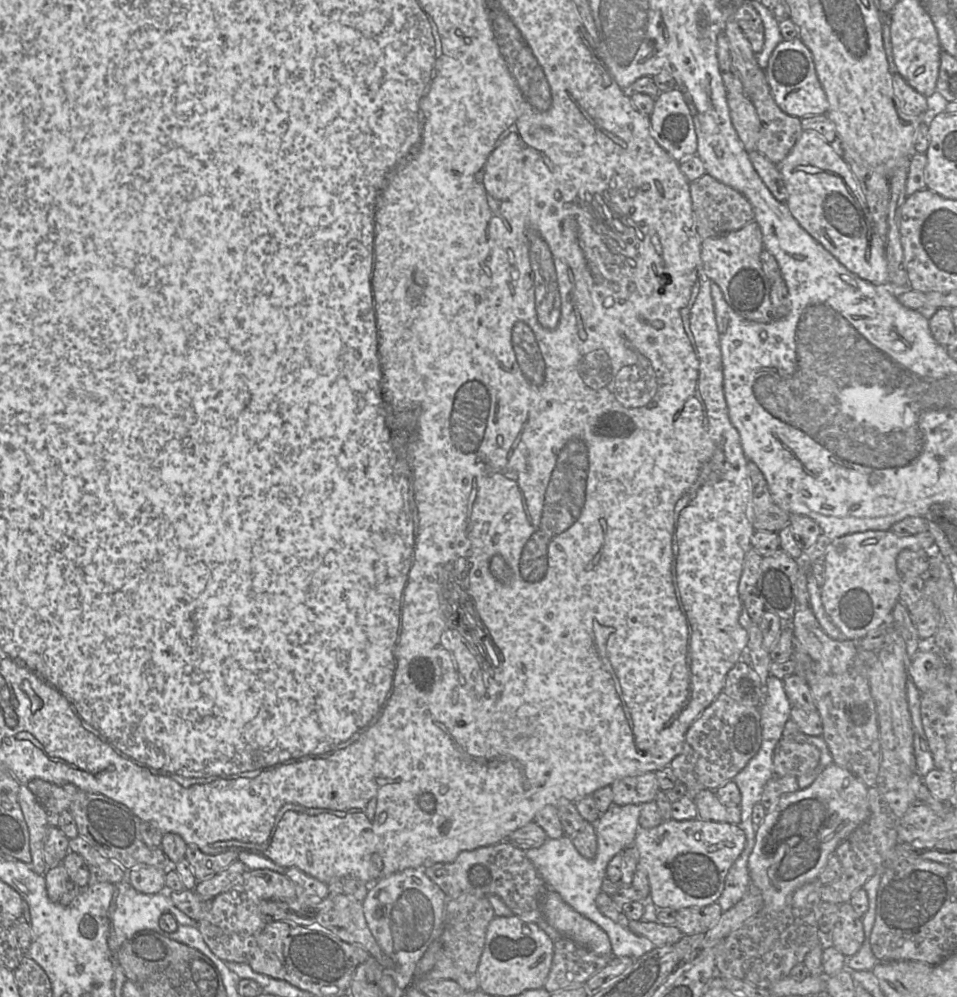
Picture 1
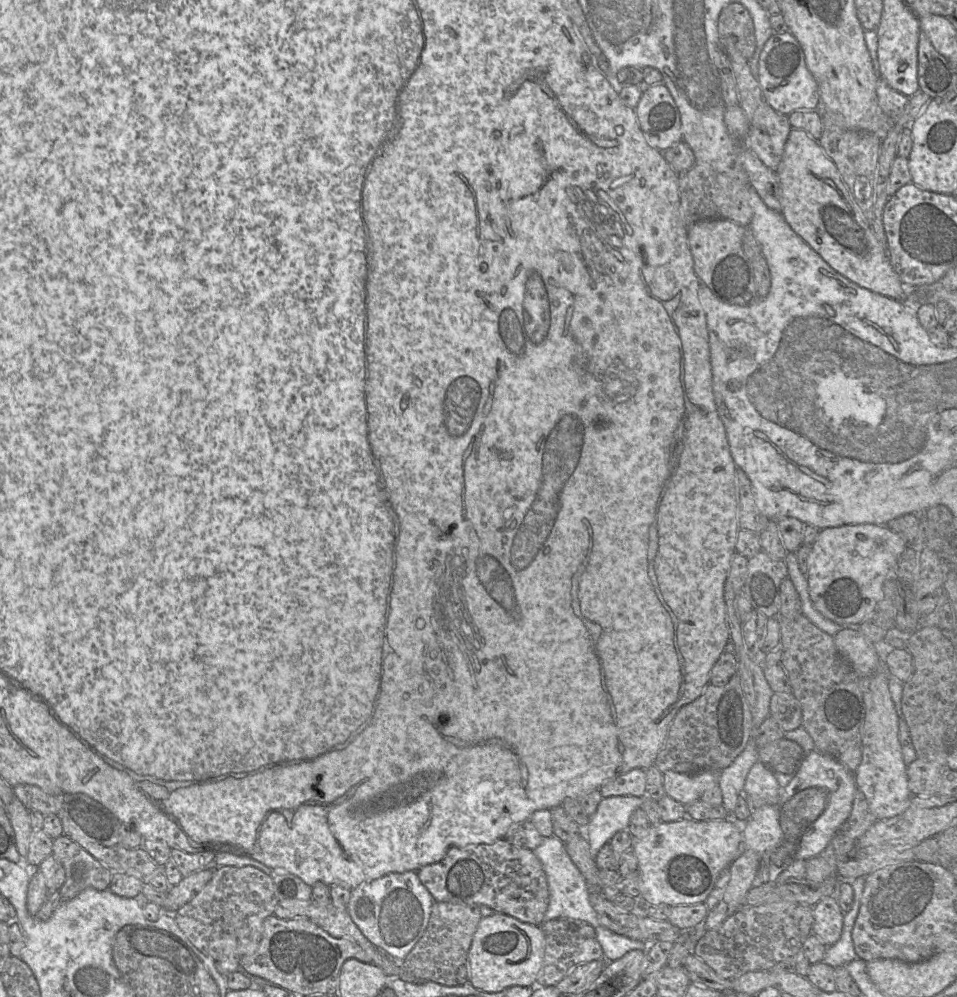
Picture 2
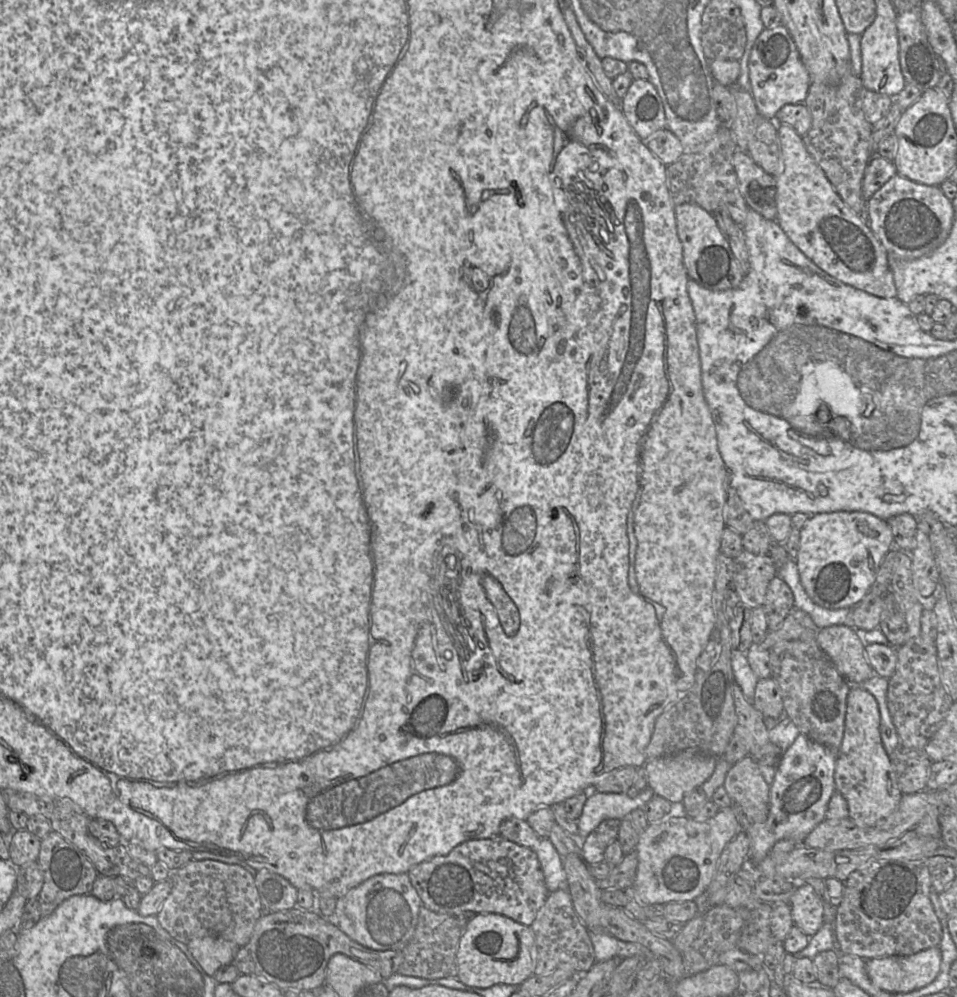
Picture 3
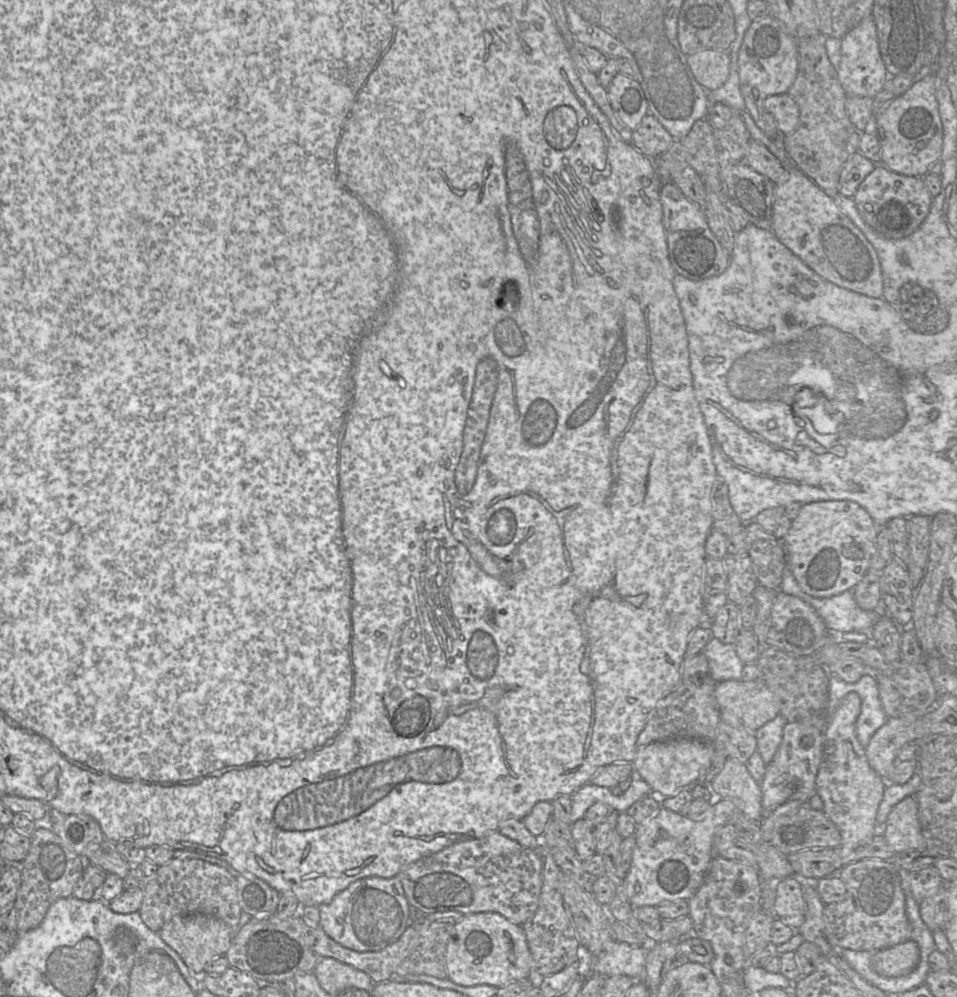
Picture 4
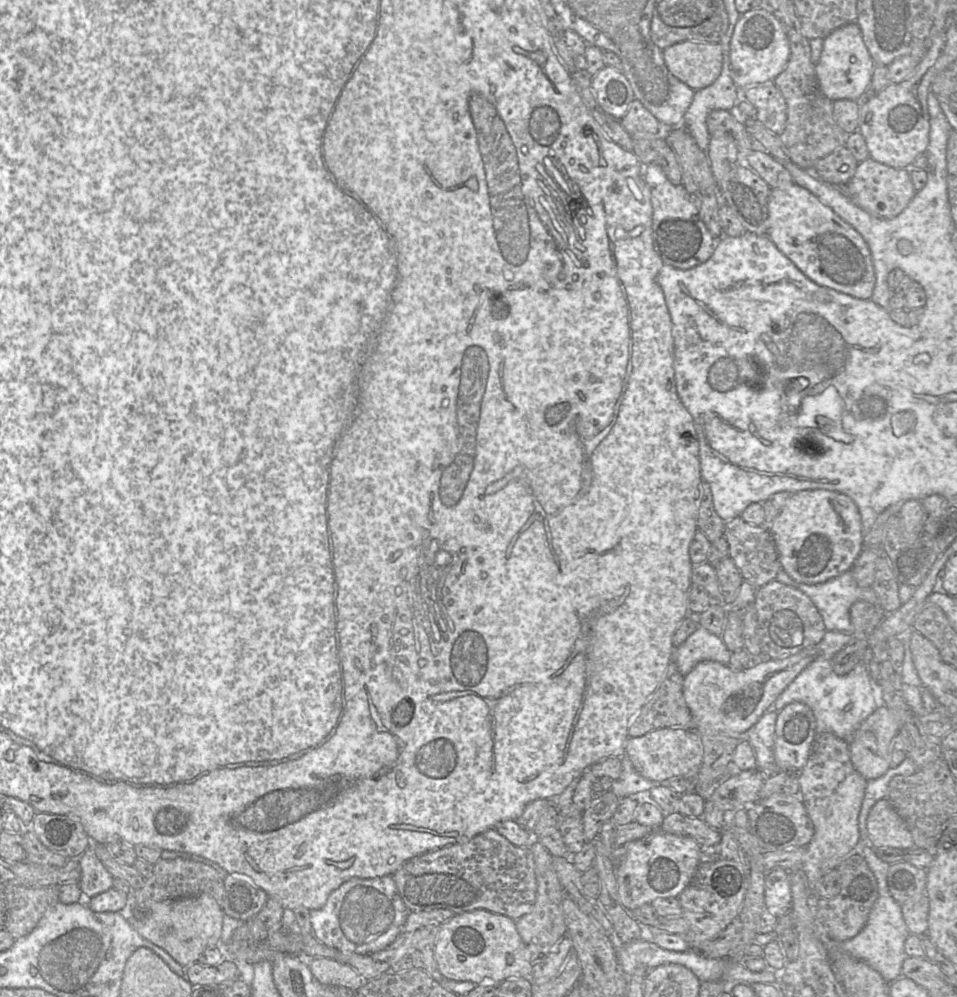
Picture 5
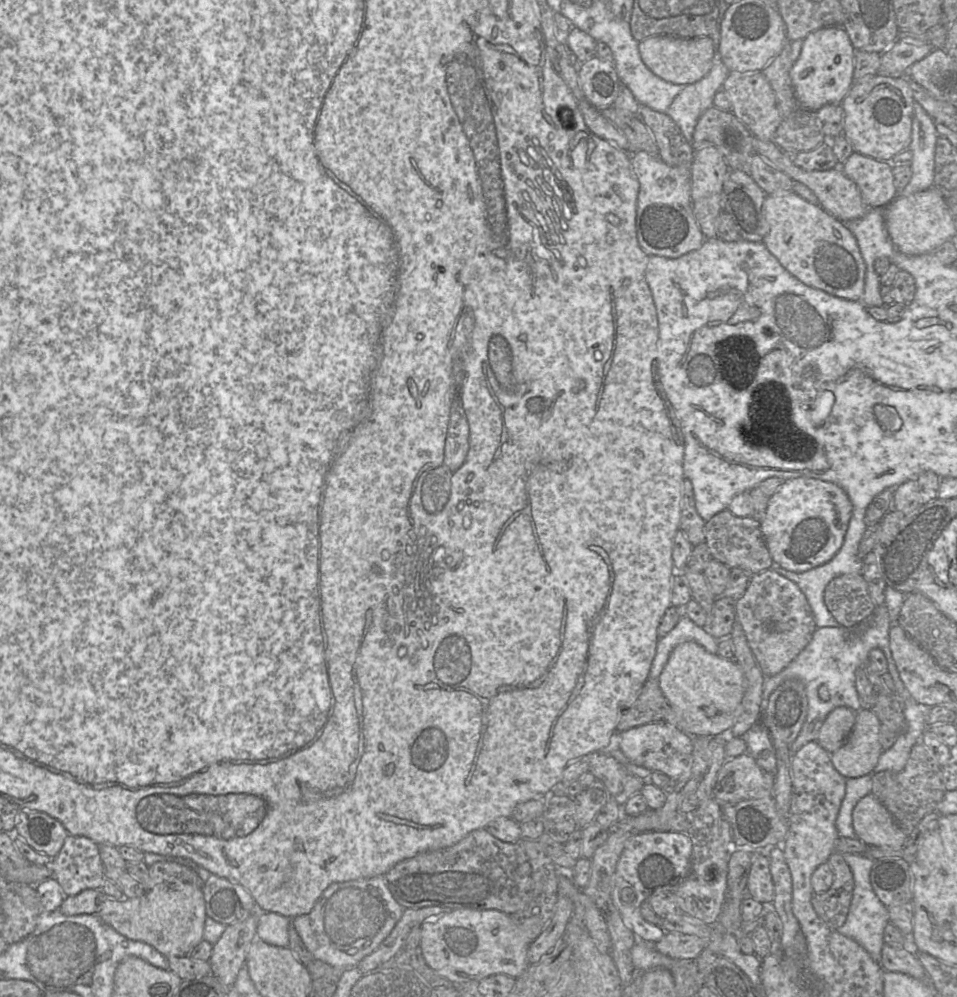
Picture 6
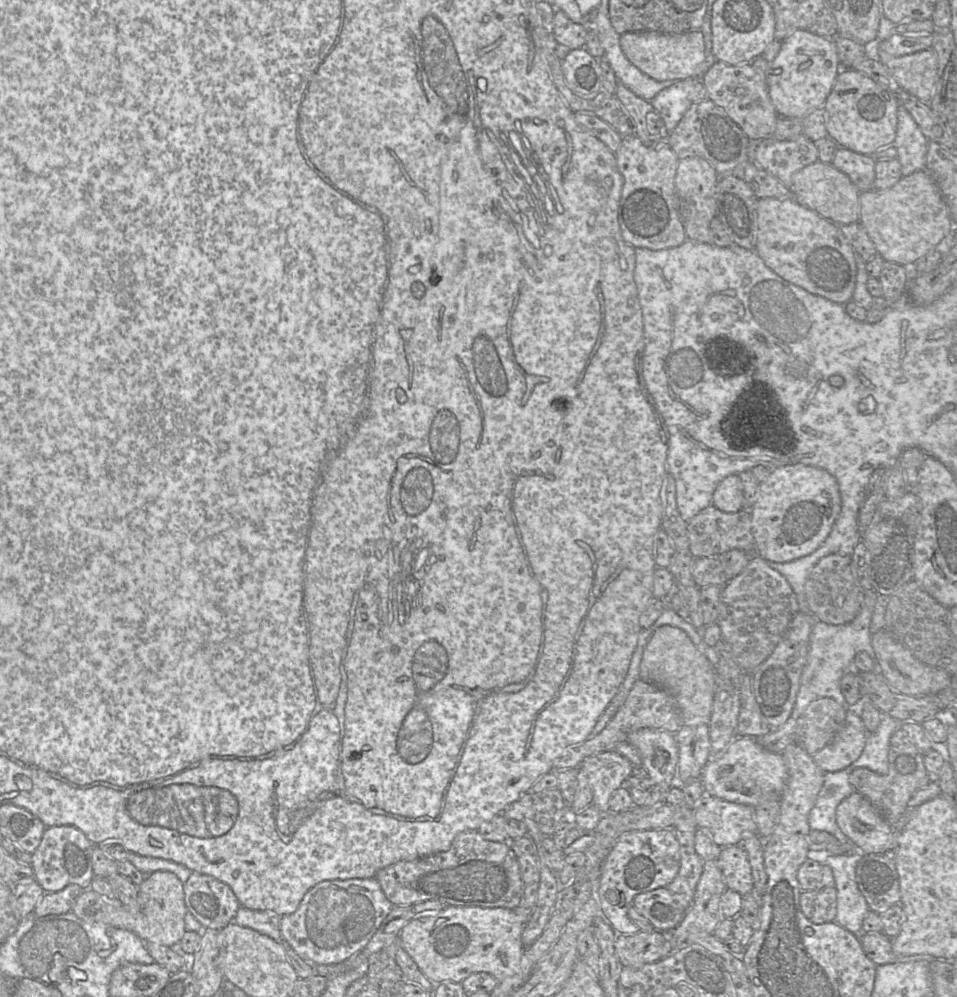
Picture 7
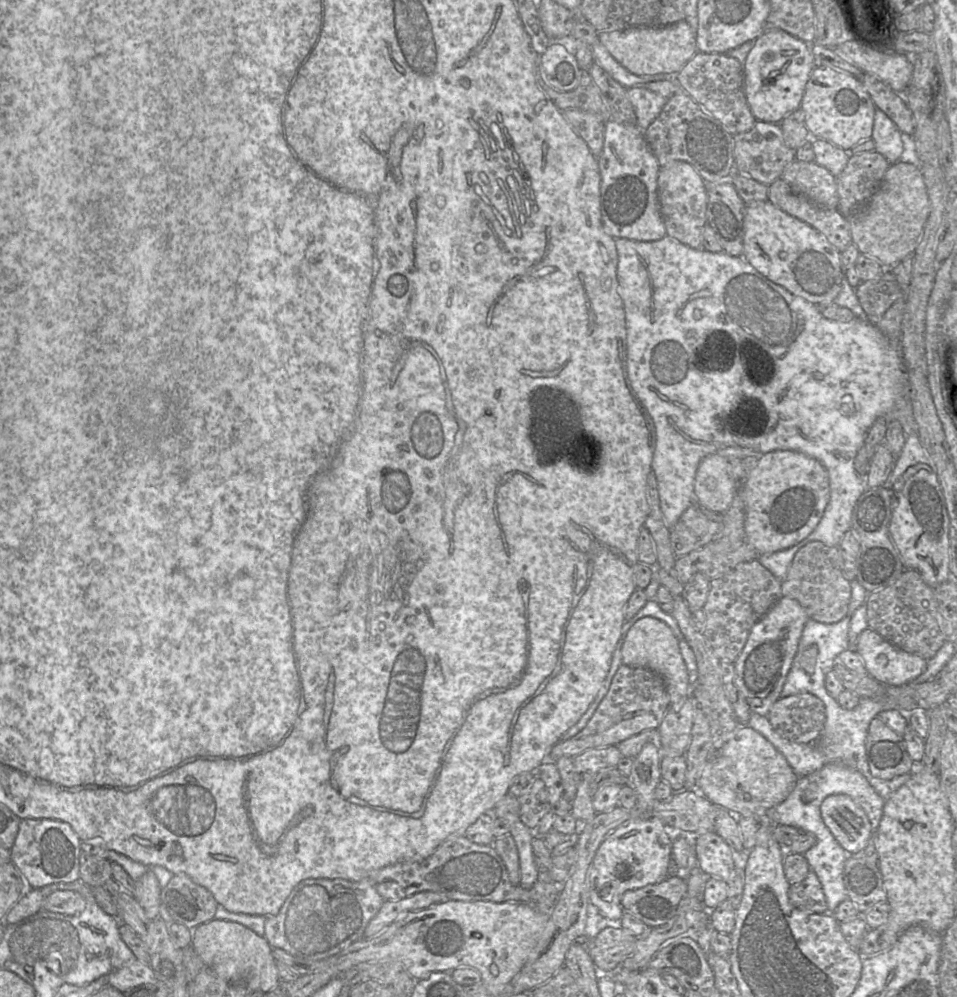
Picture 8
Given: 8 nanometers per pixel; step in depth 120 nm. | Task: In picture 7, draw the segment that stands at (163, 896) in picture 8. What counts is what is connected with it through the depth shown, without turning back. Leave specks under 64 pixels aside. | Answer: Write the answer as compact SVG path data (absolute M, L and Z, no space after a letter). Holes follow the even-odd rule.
M192 872L184 882L187 912L206 929L221 929L234 921L241 904L226 883Z

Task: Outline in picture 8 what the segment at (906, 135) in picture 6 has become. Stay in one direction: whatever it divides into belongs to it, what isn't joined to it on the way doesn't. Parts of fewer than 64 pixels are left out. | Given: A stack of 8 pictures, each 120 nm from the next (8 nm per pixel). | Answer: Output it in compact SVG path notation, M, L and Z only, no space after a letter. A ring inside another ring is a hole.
M815 67L806 83L800 103L810 136L850 151L853 146L871 138L876 107L856 77L828 67Z

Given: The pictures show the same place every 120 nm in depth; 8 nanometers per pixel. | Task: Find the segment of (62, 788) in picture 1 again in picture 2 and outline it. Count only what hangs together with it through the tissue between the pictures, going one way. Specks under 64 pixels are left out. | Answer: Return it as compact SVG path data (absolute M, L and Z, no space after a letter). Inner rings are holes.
M30 784L14 786L13 793L29 811L38 811L43 815L58 814L64 802L64 794L48 793Z

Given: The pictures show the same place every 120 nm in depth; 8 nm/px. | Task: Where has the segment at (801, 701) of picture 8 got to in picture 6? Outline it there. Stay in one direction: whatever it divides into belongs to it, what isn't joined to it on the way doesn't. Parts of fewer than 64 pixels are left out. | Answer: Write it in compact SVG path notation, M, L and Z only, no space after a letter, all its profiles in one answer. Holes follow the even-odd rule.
M837 707L823 722L817 743L829 753L843 746L853 729L856 712L847 707Z

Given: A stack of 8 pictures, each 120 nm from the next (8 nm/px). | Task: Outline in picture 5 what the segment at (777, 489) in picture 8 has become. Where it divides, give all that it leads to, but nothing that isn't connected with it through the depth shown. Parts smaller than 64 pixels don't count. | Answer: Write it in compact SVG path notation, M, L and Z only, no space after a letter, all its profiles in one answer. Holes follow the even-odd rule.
M825 489L803 490L791 494L773 520L770 533L779 554L781 567L795 581L805 584L824 583L852 570L864 548L861 516L857 505L847 495Z

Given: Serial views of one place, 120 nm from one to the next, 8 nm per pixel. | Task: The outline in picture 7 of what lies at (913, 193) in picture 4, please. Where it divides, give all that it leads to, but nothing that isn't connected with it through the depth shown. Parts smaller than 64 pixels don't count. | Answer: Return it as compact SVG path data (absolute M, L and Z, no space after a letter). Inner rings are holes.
M838 147L831 162L832 166L849 177L860 193L871 190L875 179L875 164L871 156L844 147Z

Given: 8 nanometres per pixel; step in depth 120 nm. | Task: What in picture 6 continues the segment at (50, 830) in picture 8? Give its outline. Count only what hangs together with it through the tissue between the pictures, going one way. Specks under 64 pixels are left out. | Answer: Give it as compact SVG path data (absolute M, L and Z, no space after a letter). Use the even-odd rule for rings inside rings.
M68 835L60 852L50 862L52 878L68 896L85 889L101 890L105 867L99 845L85 836Z

